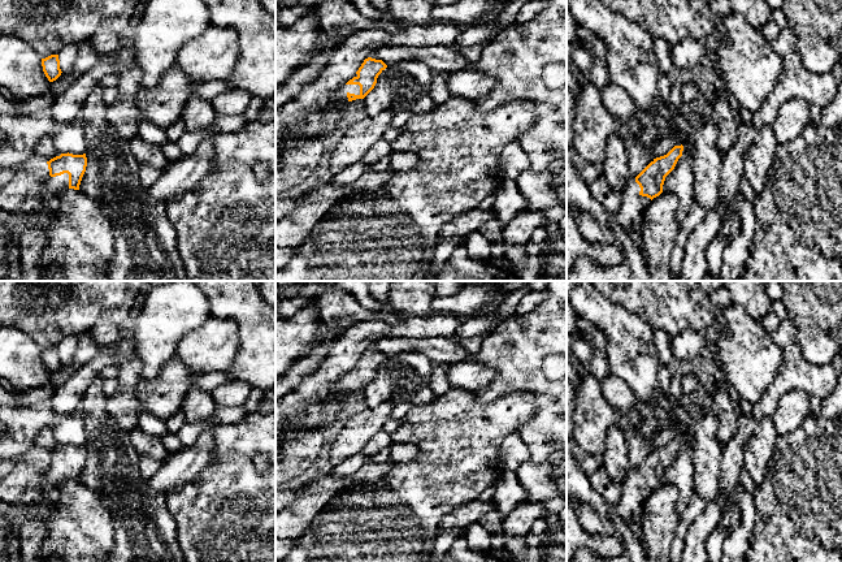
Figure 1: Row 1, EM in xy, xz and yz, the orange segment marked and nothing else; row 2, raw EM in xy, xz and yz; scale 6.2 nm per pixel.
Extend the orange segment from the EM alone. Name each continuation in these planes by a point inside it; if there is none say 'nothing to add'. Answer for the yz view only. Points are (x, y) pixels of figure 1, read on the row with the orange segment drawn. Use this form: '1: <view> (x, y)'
1: yz (632, 212)

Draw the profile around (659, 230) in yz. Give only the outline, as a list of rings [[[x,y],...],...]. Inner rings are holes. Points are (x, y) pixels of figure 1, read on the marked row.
[[[661,193],[644,212],[641,226],[642,254],[647,264],[647,281],[673,281],[670,256],[678,234],[678,198]]]

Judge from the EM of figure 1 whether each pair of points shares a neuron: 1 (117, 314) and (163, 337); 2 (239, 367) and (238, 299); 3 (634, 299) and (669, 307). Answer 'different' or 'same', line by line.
1: different
2: same
3: same

